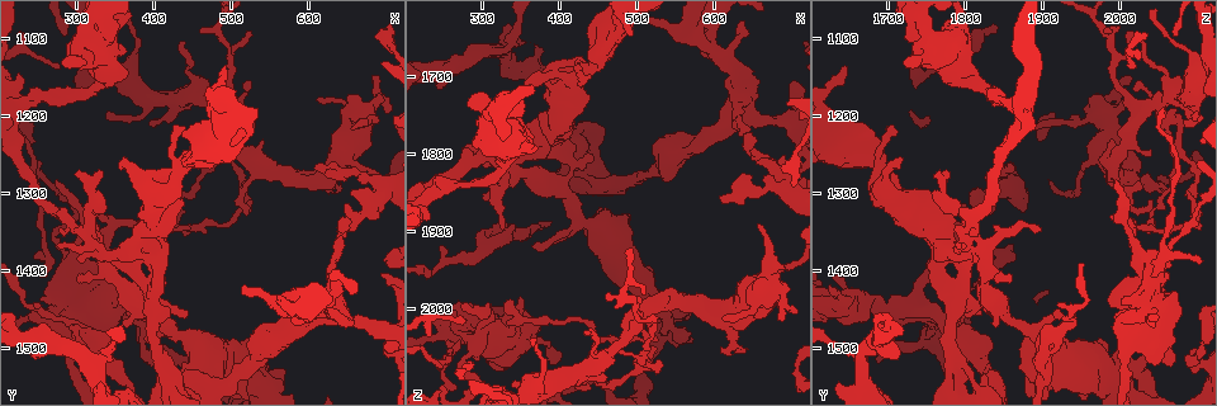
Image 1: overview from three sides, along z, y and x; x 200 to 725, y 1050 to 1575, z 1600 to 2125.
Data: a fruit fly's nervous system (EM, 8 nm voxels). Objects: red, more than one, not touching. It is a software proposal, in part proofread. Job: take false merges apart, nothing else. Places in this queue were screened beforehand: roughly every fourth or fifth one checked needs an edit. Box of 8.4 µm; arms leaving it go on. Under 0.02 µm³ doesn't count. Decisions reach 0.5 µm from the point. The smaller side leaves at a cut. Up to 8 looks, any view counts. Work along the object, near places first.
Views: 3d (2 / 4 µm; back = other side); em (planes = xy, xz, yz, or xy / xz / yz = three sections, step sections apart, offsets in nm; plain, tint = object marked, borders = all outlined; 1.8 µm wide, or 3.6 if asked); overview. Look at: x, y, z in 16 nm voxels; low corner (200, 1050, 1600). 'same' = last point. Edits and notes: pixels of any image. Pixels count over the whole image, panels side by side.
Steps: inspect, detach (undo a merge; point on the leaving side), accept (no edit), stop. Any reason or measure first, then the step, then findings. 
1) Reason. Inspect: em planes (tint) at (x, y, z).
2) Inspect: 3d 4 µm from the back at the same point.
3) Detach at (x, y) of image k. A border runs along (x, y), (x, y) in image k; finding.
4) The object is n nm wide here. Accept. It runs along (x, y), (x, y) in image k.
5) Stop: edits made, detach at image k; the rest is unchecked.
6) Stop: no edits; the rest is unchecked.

Three-way junction. Inspect: 3d 2 µm at (450, 1345, 2040).

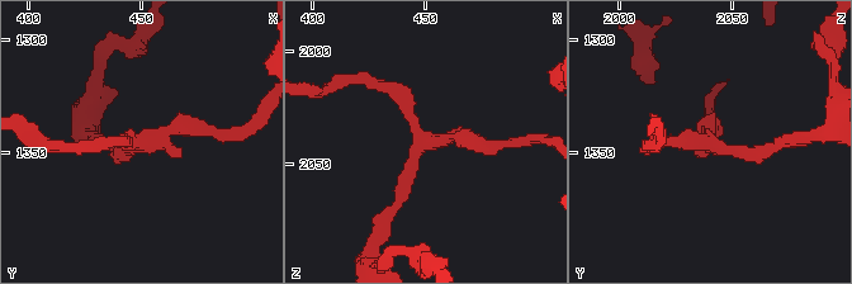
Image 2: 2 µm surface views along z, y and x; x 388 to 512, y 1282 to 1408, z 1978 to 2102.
3 arms meet here. Inspect: em planes (tint) at (450, 1347, 2040).

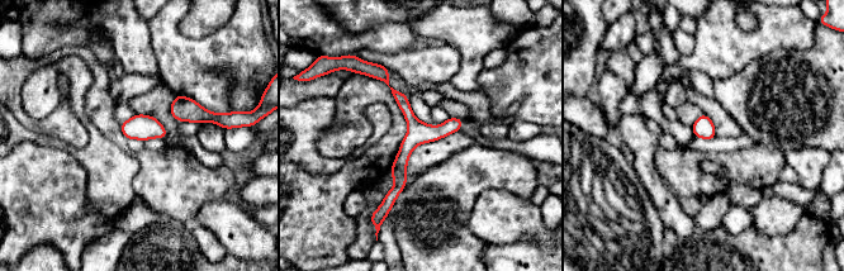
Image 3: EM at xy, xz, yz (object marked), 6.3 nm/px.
Accept. One cell here.

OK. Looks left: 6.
Four or more arms meet. Inspect: 3d 4 µm at (335, 1105, 1750).

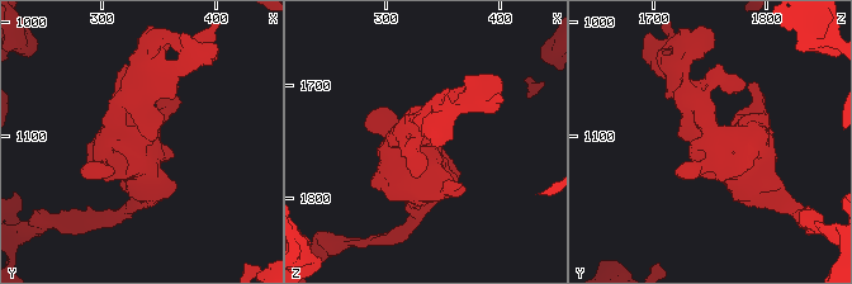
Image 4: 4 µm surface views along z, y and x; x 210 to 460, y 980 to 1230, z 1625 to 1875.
Now the EM. Inspect: em 3.6 µm planes (tint) at (332, 1104, 1752).

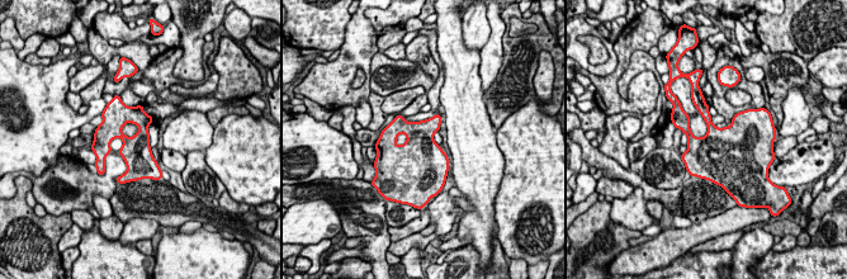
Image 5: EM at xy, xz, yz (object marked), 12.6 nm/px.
Accept. One cell here.

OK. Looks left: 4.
Touches itself. Inspect: em 3.6 µm xy step 16 (tint) at (405, 1505, 1775).

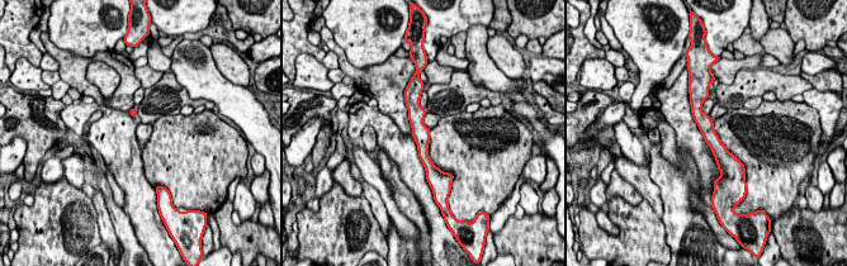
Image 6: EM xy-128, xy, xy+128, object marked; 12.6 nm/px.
Accept. One cell here.

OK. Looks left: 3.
Sudden change in width. Inspect: 3d 2 µm at (535, 1520, 1815).

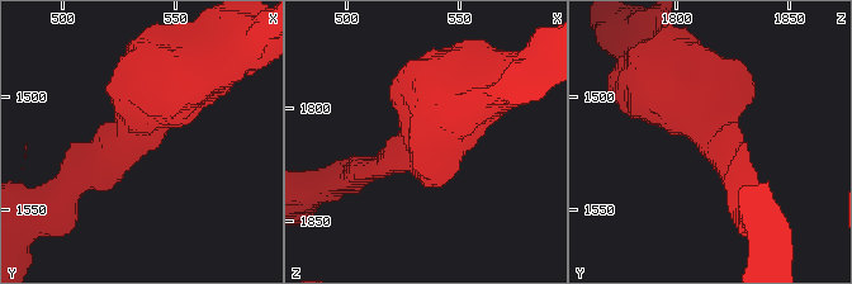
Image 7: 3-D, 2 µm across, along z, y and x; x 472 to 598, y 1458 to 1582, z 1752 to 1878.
The arms are 260, 480 nm wide. Inspect: em planes (plain) at (531, 1516, 1814).

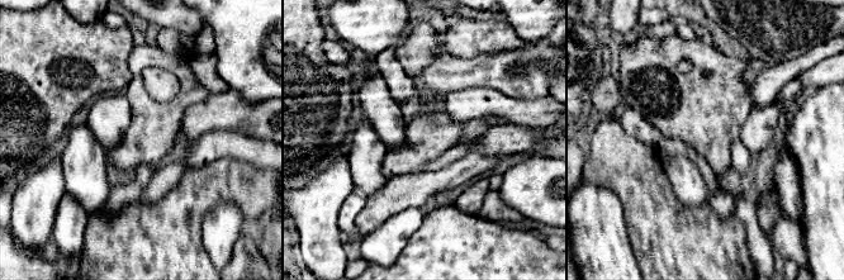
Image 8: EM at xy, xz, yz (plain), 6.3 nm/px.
Inspect: em planes (tint) at the same point.

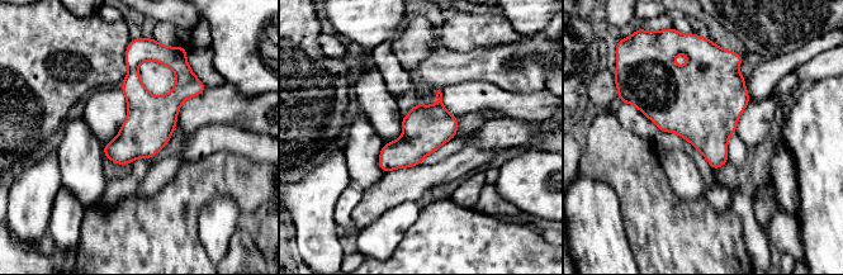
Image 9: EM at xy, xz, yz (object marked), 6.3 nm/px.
The object is 300 nm wide here. Accept. All the same cell.

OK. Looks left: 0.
Stop: no edits; the rest is unchecked.

